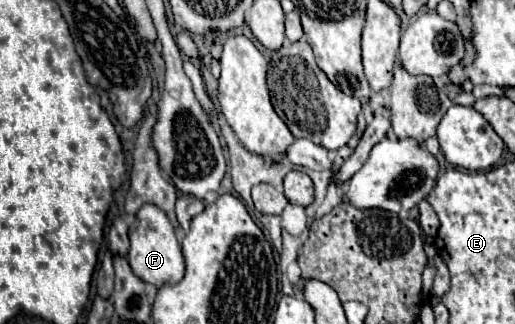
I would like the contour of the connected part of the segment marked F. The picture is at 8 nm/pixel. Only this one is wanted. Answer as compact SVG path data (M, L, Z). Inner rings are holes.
M143 204L137 214L135 214L135 222L129 226L129 252L127 252L127 260L133 268L133 272L143 280L149 282L157 288L161 288L163 284L175 284L183 278L185 274L185 262L183 262L183 254L181 254L181 246L175 238L175 230L167 218L167 214L157 208L155 204Z

